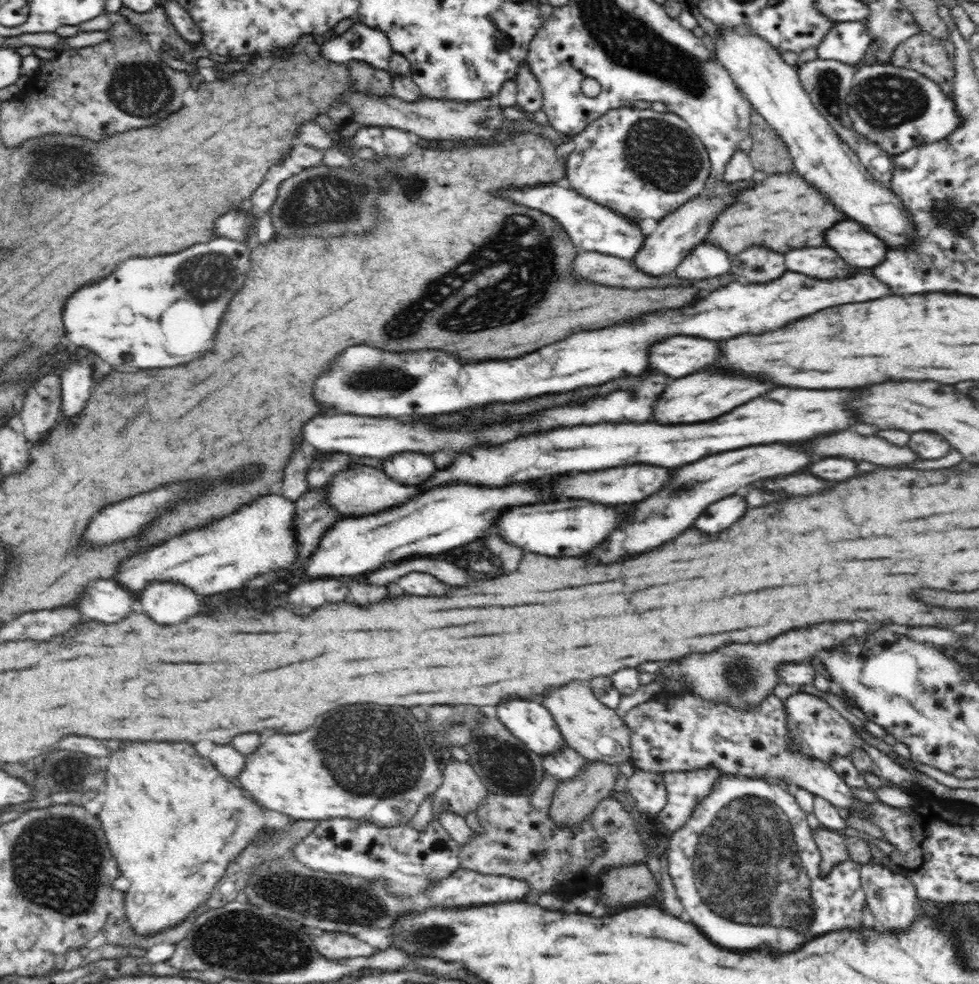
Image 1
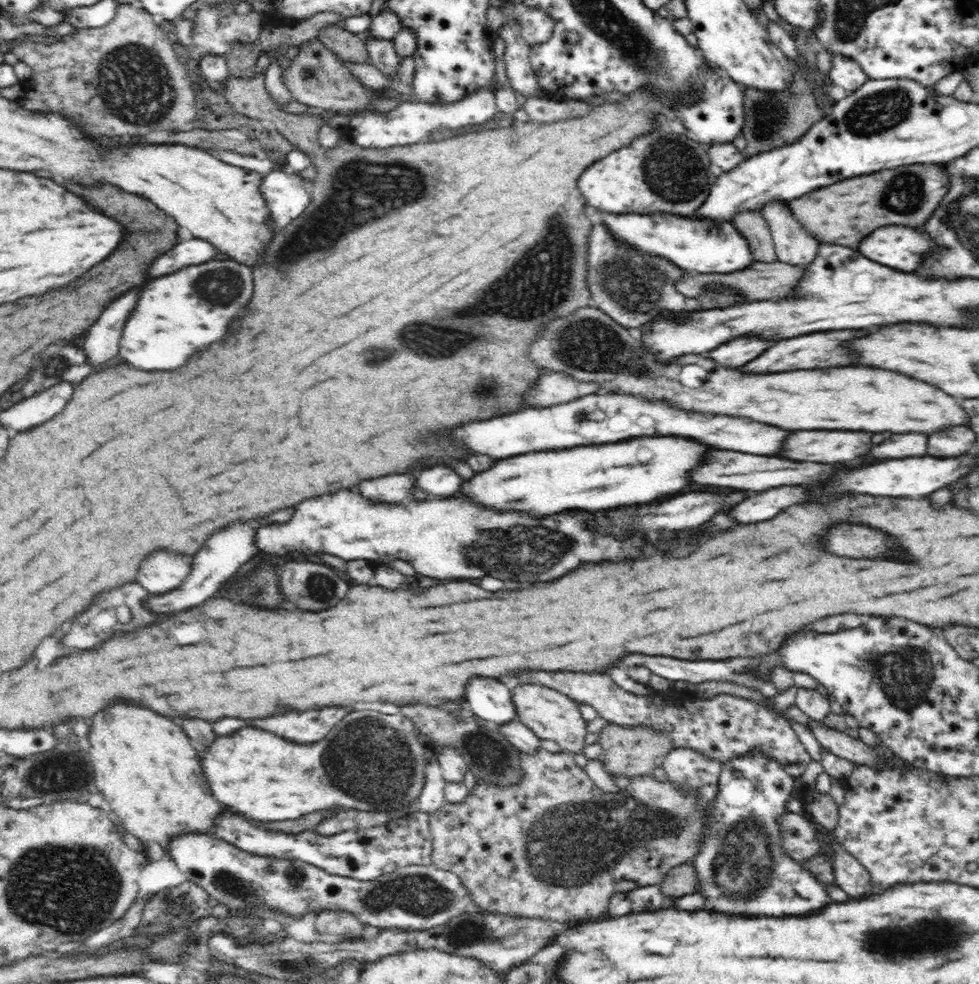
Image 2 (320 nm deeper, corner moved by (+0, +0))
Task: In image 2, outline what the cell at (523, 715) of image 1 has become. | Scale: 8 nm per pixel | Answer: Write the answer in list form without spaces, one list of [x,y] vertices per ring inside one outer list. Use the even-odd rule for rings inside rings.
[[[474,678],[466,684],[466,702],[475,716],[503,725],[517,718],[510,690],[494,678]]]

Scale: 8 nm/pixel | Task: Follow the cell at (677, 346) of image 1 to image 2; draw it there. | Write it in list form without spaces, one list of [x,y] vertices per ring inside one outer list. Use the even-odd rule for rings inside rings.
[[[742,336],[714,348],[710,356],[726,368],[740,368],[758,358],[766,348],[770,348],[770,344],[774,344],[774,340],[762,340],[760,336]]]

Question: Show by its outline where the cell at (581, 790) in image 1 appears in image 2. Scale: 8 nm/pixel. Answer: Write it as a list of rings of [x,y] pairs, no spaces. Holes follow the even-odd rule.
[[[614,723],[604,725],[597,742],[602,747],[603,766],[613,776],[630,778],[651,775],[655,768],[662,767],[663,758],[675,749],[672,739],[666,733],[658,733],[648,727],[623,727]]]

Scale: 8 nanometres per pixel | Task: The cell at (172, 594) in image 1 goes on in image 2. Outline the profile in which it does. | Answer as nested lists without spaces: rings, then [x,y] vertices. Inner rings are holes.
[[[154,551],[141,562],[136,581],[149,593],[160,595],[180,586],[190,570],[189,557],[172,551]]]

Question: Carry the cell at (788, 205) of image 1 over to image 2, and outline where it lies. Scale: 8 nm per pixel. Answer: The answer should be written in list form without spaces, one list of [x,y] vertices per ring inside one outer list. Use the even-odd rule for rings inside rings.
[[[914,164],[842,180],[828,188],[800,196],[798,200],[790,200],[790,204],[786,205],[820,242],[858,248],[862,238],[880,226],[904,224],[914,228],[926,224],[948,192],[946,180],[946,170],[940,164]]]

